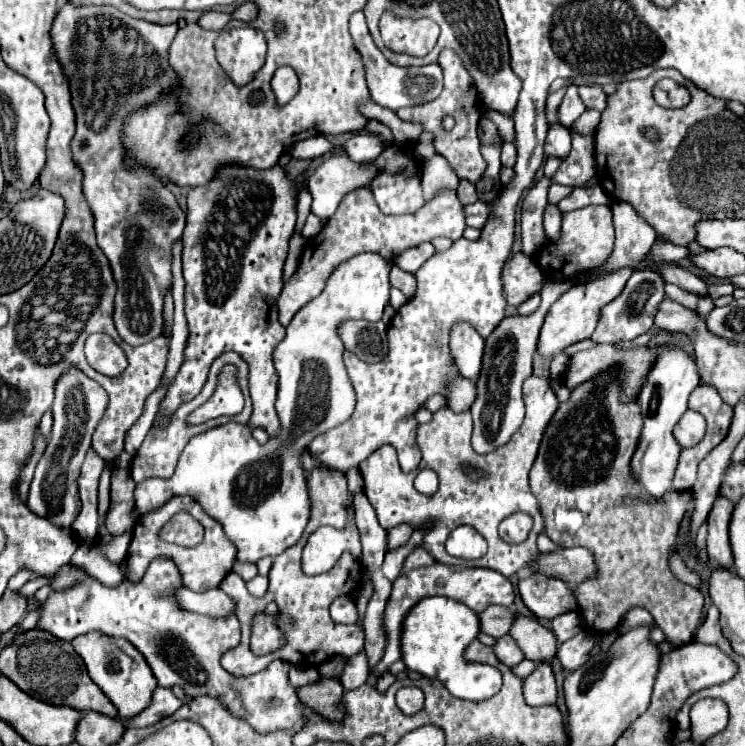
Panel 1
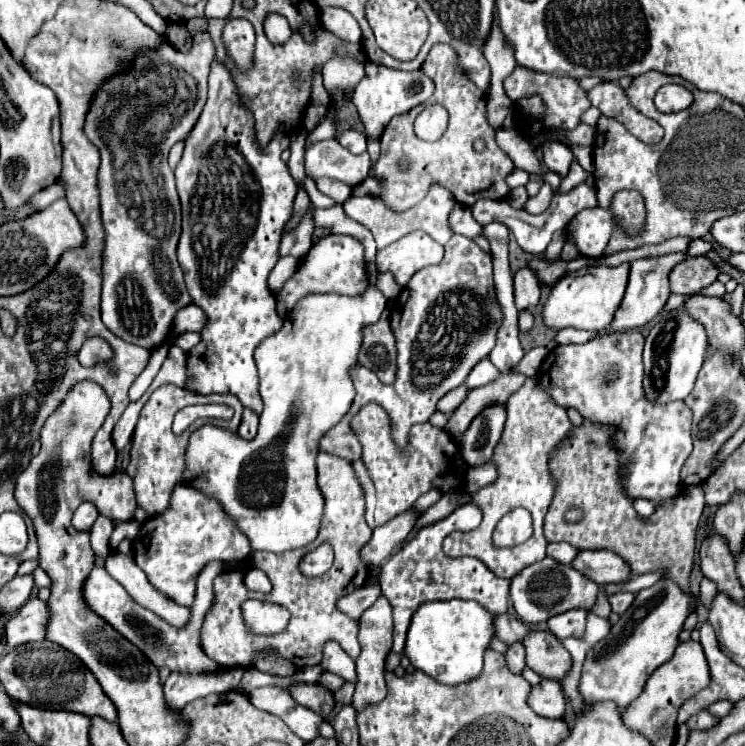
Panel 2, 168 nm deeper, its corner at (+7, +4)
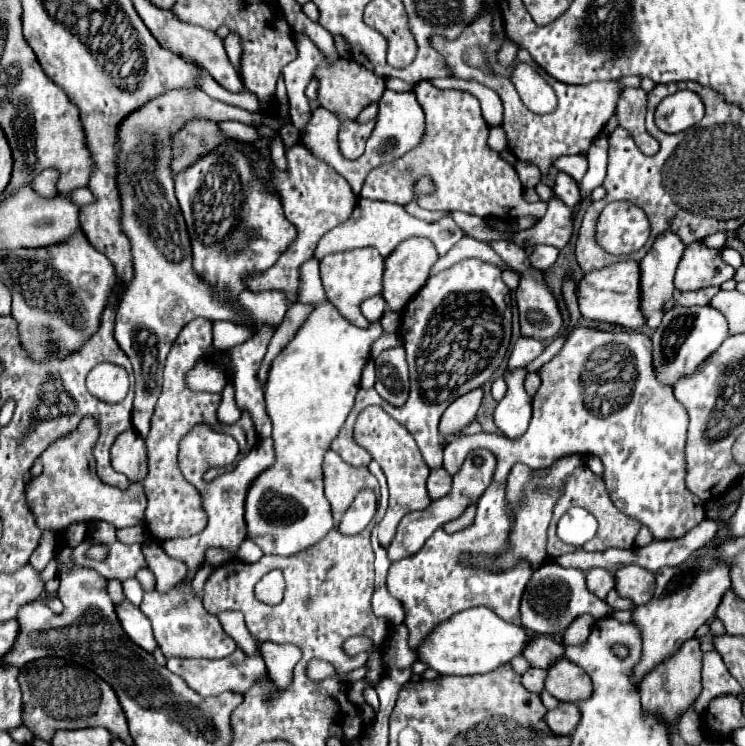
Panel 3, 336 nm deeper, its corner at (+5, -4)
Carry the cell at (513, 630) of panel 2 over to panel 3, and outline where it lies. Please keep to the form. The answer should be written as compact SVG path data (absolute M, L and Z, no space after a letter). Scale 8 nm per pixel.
M531 636L523 648L523 658L531 666L543 670L561 656L563 656L563 646L557 644L551 636Z

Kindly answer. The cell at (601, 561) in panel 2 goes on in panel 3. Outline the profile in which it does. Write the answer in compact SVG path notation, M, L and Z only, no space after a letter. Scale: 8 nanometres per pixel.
M623 566L615 572L615 590L637 606L651 598L651 588L655 588L655 578L641 566Z

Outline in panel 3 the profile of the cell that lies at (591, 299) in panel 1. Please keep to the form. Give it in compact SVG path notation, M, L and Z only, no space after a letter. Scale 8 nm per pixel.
M617 262L607 268L583 274L583 278L577 284L577 302L581 316L587 320L607 322L627 330L641 328L645 320L639 312L639 262Z

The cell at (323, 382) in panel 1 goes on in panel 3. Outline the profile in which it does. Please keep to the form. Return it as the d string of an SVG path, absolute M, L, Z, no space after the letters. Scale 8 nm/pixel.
M316 258L300 268L297 302L311 304L313 310L295 338L271 362L264 388L266 410L273 422L275 462L251 482L245 498L249 538L263 554L277 556L307 550L333 528L333 514L323 494L323 456L355 404L361 372L371 360L371 344L383 334L379 320L367 328L355 328L329 304Z

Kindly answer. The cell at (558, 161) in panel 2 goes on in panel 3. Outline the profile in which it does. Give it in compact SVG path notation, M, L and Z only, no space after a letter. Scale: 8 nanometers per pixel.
M559 172L557 178L555 178L555 188L553 188L555 194L559 194L559 198L567 204L567 206L575 206L579 202L579 186L577 182L565 174L565 172Z

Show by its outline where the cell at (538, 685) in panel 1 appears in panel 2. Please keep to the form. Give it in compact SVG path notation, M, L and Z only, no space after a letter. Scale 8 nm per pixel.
M541 680L541 684L533 686L533 690L529 694L529 706L539 716L563 718L563 714L565 714L565 696L561 692L559 682Z

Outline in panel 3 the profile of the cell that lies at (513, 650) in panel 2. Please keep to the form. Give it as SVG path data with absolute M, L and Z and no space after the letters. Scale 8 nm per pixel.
M529 668L525 674L521 674L521 684L535 694L543 690L543 680L545 680L545 672L541 668Z

